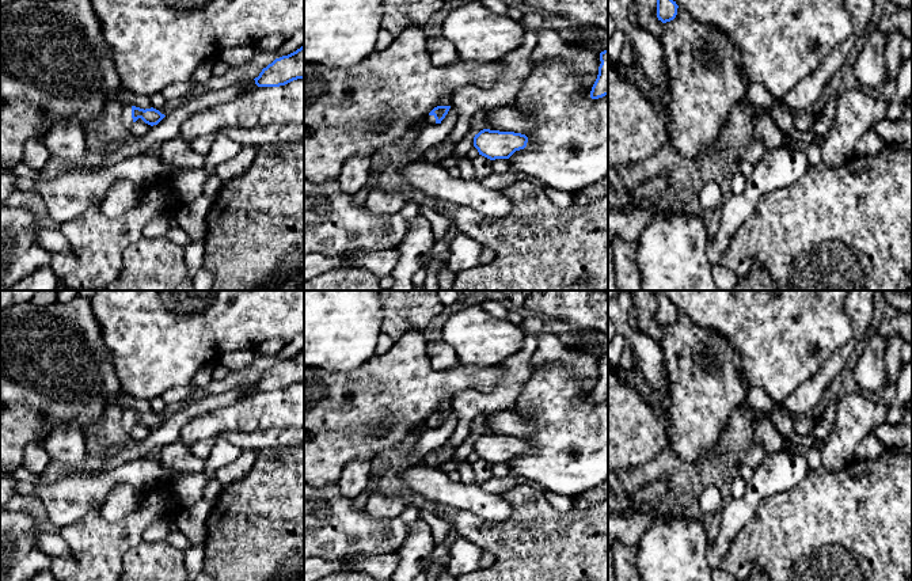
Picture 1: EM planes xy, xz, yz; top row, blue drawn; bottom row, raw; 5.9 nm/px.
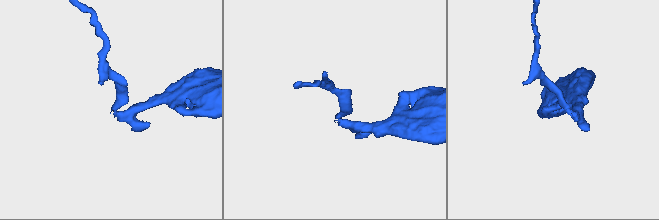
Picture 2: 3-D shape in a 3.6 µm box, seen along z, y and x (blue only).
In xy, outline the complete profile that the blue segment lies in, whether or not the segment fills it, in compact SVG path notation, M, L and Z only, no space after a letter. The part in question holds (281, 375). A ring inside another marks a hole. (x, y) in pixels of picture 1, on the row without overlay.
M304 350L276 362L254 384L258 391L280 391L297 383L304 383Z

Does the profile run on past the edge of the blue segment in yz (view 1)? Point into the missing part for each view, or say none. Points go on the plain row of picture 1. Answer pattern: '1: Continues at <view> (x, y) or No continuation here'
1: No continuation here

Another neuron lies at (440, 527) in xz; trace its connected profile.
M418 512L418 514L419 519L429 524L436 546L440 544L453 531L452 521L434 516L429 512Z

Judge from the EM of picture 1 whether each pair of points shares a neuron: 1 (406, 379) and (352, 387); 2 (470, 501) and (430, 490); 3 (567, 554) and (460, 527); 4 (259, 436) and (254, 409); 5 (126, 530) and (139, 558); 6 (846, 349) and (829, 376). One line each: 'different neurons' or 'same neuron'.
1: same neuron
2: same neuron
3: same neuron
4: different neurons
5: different neurons
6: same neuron

